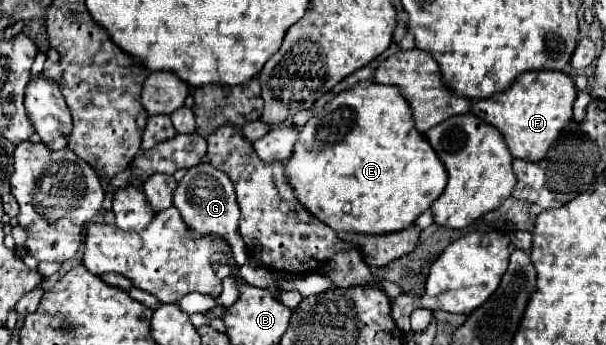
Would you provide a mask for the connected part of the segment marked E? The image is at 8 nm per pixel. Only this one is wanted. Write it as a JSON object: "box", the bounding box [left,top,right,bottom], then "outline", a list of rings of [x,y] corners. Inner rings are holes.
{"box":[286,82,448,234],"outline":[[[376,82],[356,84],[354,88],[336,94],[332,98],[332,102],[324,104],[308,120],[308,124],[300,132],[298,144],[294,146],[292,158],[286,164],[286,176],[288,176],[288,182],[292,184],[298,200],[302,202],[302,206],[310,214],[314,214],[316,218],[320,218],[320,222],[328,224],[336,232],[356,232],[356,234],[386,234],[386,232],[396,232],[396,230],[404,230],[404,228],[412,226],[414,220],[444,192],[444,186],[448,182],[446,180],[448,176],[446,176],[444,164],[440,162],[438,154],[432,150],[432,146],[430,146],[430,142],[426,140],[424,134],[416,134],[416,126],[412,126],[412,112],[408,110],[408,102],[404,102],[404,98],[400,98],[400,90],[396,90],[396,86],[380,86]]]}

